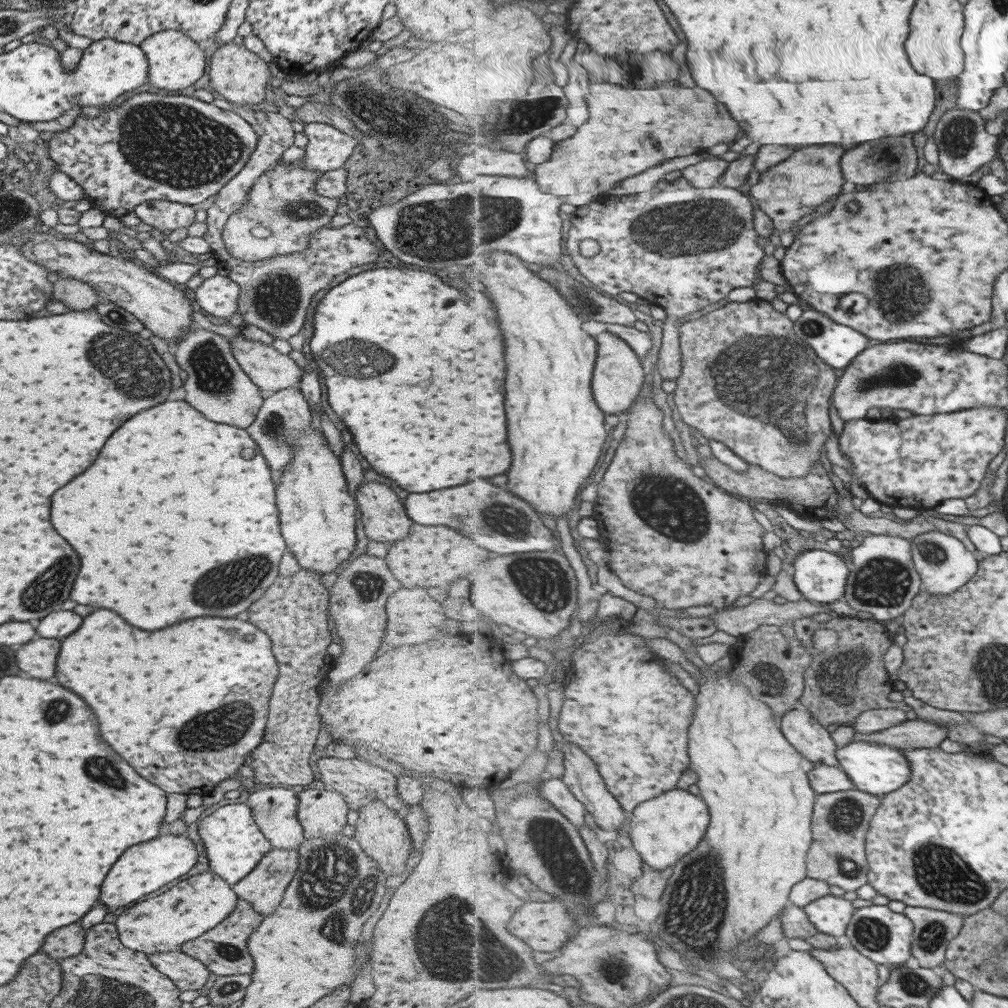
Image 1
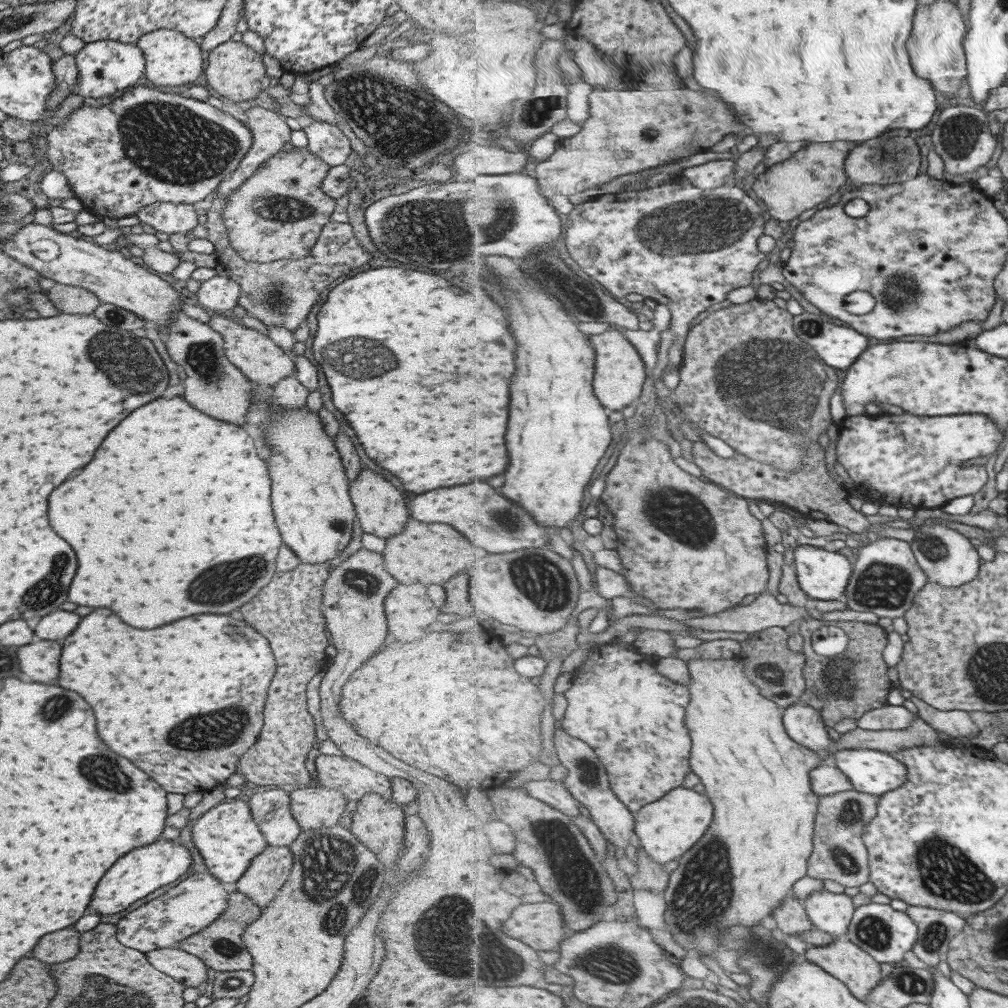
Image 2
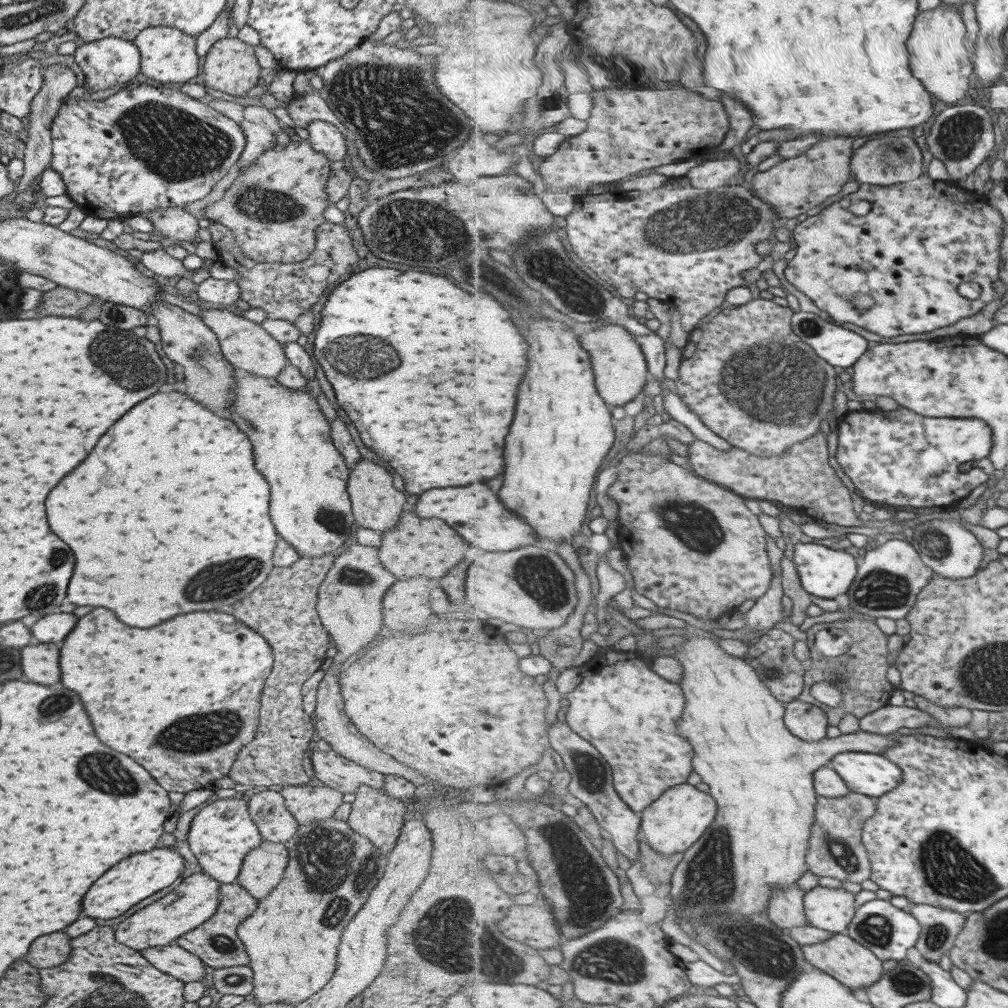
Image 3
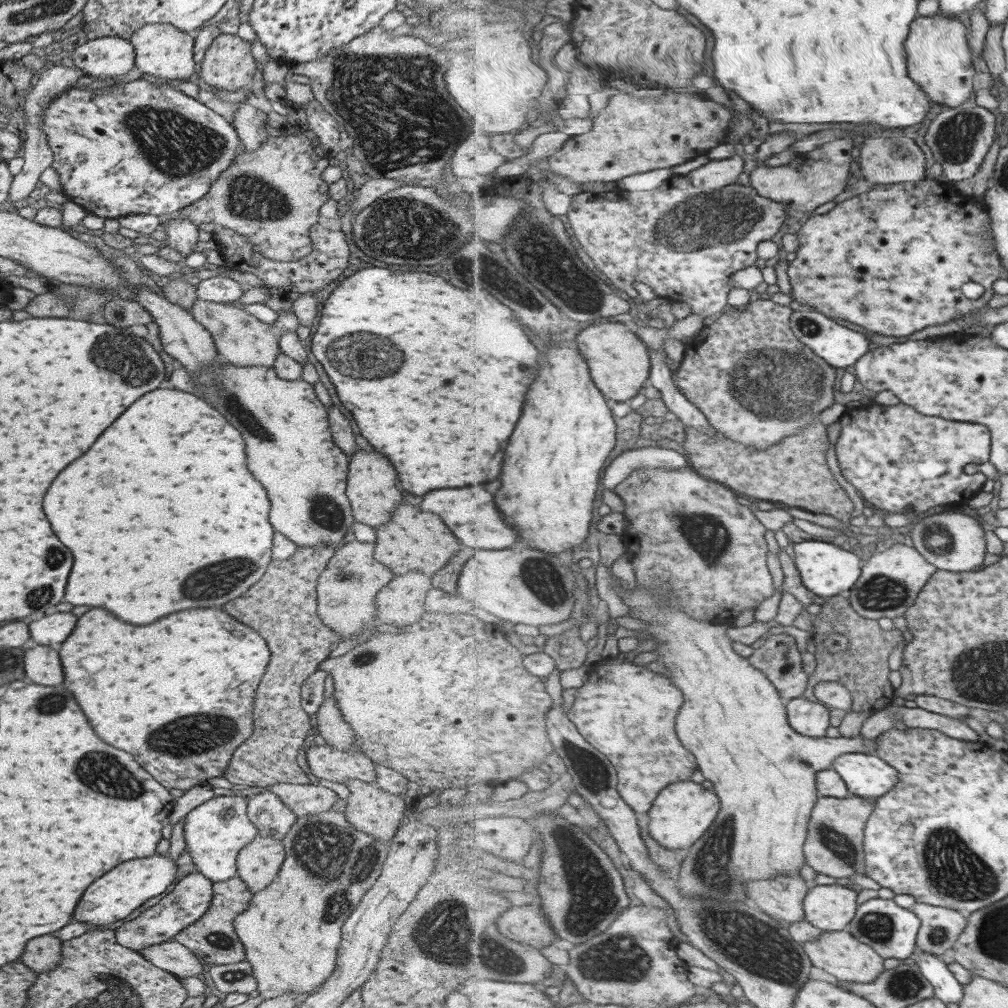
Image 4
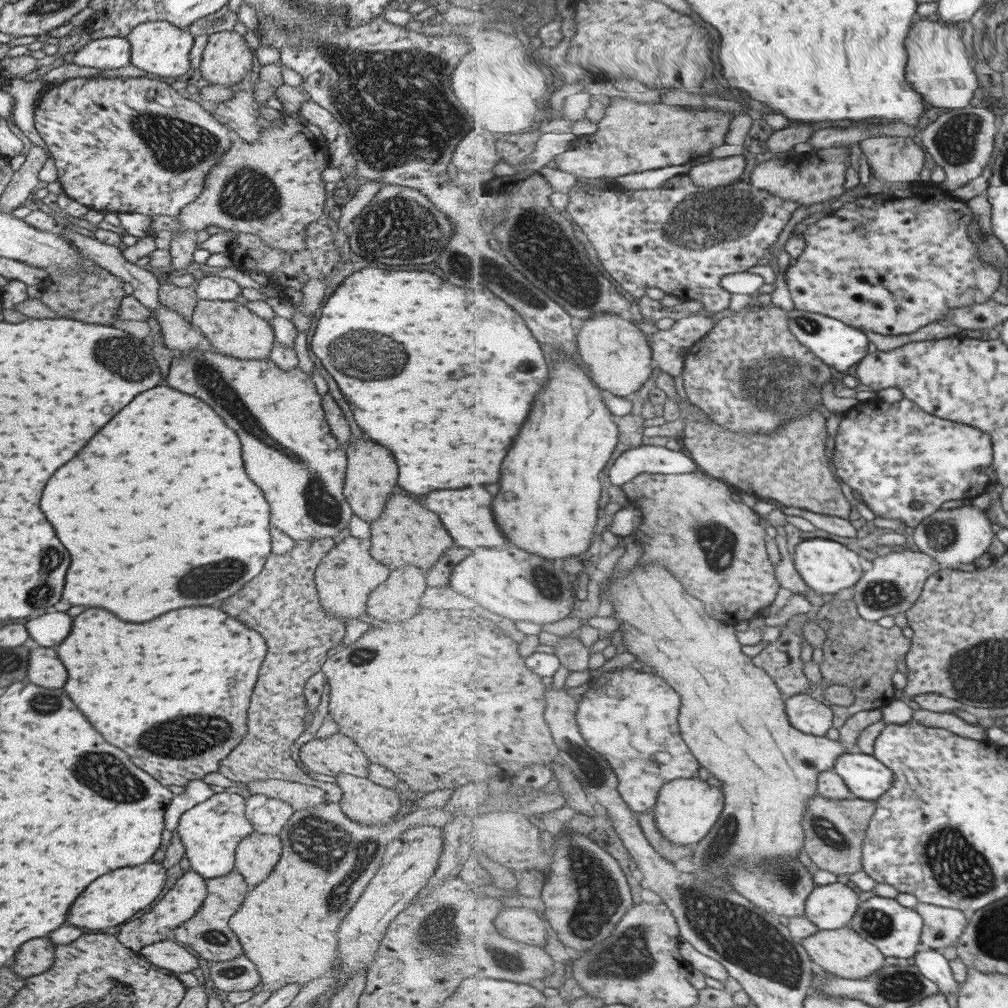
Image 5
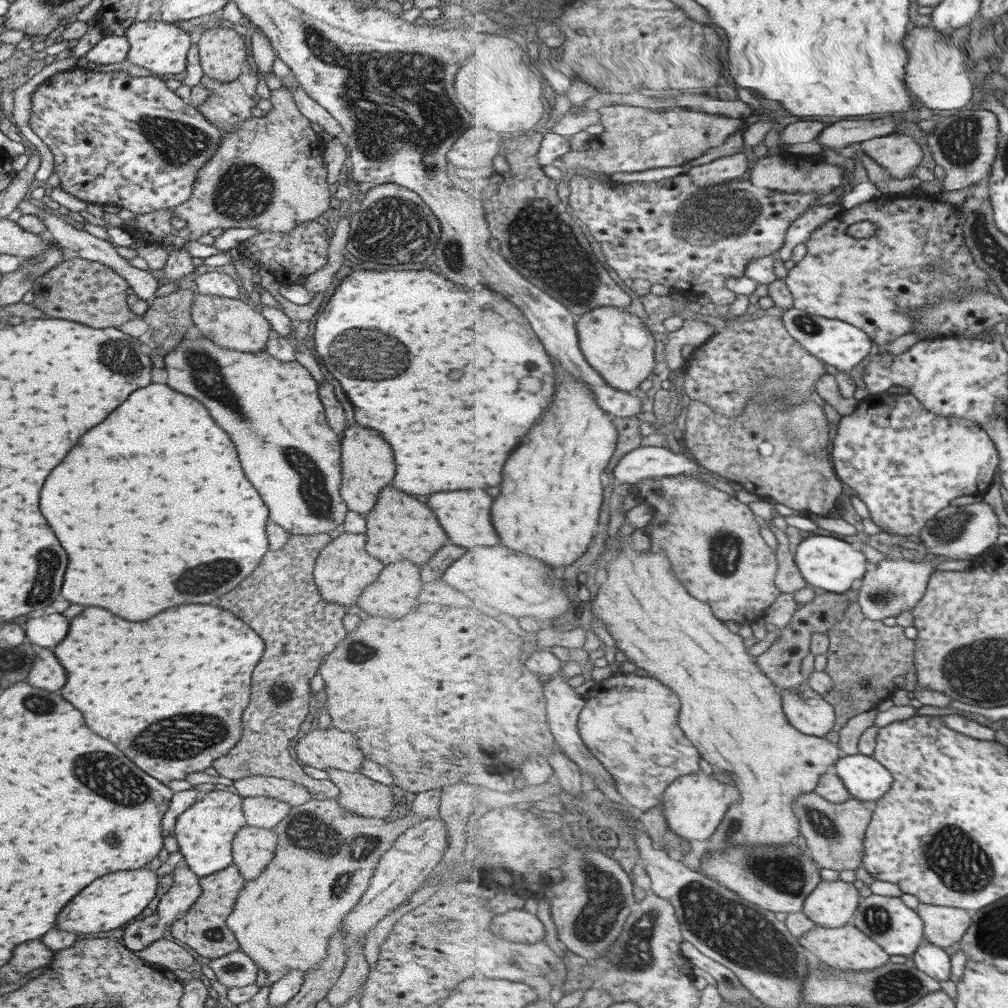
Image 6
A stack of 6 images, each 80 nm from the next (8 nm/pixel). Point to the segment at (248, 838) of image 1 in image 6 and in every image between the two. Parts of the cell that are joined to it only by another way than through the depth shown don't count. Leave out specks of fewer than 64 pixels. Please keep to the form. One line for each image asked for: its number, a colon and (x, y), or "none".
2: (227, 838)
3: (220, 834)
4: (214, 832)
5: (210, 831)
6: (203, 833)

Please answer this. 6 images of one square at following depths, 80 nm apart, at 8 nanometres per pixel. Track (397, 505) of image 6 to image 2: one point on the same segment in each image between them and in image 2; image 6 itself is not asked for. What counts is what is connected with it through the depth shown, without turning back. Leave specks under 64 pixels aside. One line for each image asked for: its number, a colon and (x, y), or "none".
2: (422, 552)
3: (416, 546)
4: (412, 540)
5: (405, 533)

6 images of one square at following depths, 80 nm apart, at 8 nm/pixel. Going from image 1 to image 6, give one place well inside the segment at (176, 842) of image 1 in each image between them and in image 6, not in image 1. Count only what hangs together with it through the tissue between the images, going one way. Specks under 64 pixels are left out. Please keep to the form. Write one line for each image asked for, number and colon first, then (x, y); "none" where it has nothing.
2: (139, 872)
3: (140, 875)
4: (125, 887)
5: (114, 898)
6: (107, 903)

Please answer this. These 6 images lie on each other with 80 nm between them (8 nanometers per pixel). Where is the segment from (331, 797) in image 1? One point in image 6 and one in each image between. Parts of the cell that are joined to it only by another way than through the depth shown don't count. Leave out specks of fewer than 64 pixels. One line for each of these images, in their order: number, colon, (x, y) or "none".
2: (312, 806)
3: (307, 804)
4: (303, 800)
5: (298, 796)
6: (288, 792)

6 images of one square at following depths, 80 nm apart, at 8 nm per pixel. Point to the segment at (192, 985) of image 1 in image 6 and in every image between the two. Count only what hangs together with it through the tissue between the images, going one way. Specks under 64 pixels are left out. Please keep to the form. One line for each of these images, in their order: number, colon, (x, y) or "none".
2: (187, 969)
3: (171, 959)
4: (170, 956)
5: (169, 955)
6: (162, 952)

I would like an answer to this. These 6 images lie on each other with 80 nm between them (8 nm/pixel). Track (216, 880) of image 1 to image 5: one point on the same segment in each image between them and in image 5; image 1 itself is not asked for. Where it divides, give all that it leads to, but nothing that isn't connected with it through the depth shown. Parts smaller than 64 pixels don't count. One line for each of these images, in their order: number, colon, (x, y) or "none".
2: (185, 909)
3: (193, 900)
4: (189, 899)
5: (181, 901)

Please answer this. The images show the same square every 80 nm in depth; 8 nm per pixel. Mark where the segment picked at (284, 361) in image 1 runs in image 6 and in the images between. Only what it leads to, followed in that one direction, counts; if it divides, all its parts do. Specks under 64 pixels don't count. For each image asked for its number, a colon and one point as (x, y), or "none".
2: (263, 363)
3: (246, 346)
4: (241, 340)
5: (232, 330)
6: (230, 323)

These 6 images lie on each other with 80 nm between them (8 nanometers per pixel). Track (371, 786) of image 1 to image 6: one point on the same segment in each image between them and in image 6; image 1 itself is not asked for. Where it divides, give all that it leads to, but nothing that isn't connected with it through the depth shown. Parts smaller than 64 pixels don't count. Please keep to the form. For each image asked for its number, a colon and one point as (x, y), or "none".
2: (351, 779)
3: (332, 770)
4: (324, 762)
5: (329, 755)
6: (320, 748)

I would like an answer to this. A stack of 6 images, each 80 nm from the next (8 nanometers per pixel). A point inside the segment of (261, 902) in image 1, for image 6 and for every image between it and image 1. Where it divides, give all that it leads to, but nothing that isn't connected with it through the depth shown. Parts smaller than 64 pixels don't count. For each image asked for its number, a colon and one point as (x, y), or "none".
2: (265, 874)
3: (261, 869)
4: (257, 863)
5: (255, 855)
6: (252, 848)

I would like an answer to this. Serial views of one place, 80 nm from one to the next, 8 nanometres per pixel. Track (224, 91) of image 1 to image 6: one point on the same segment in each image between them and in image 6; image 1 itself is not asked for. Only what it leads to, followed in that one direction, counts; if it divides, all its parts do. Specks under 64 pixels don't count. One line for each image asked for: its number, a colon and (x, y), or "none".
2: (234, 71)
3: (229, 65)
4: (227, 64)
5: (225, 60)
6: (221, 51)

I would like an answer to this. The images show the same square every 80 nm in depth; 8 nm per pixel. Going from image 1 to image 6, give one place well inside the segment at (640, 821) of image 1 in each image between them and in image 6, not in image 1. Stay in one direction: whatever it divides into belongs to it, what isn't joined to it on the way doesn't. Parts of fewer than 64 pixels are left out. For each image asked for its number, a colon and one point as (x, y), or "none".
2: (668, 828)
3: (673, 823)
4: (683, 812)
5: (687, 809)
6: (694, 805)

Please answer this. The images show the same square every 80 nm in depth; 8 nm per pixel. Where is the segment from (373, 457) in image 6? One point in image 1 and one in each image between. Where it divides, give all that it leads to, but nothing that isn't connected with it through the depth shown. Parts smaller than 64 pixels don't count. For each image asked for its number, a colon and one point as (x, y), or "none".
1: (382, 516)
2: (380, 511)
3: (374, 504)
4: (370, 489)
5: (370, 472)

